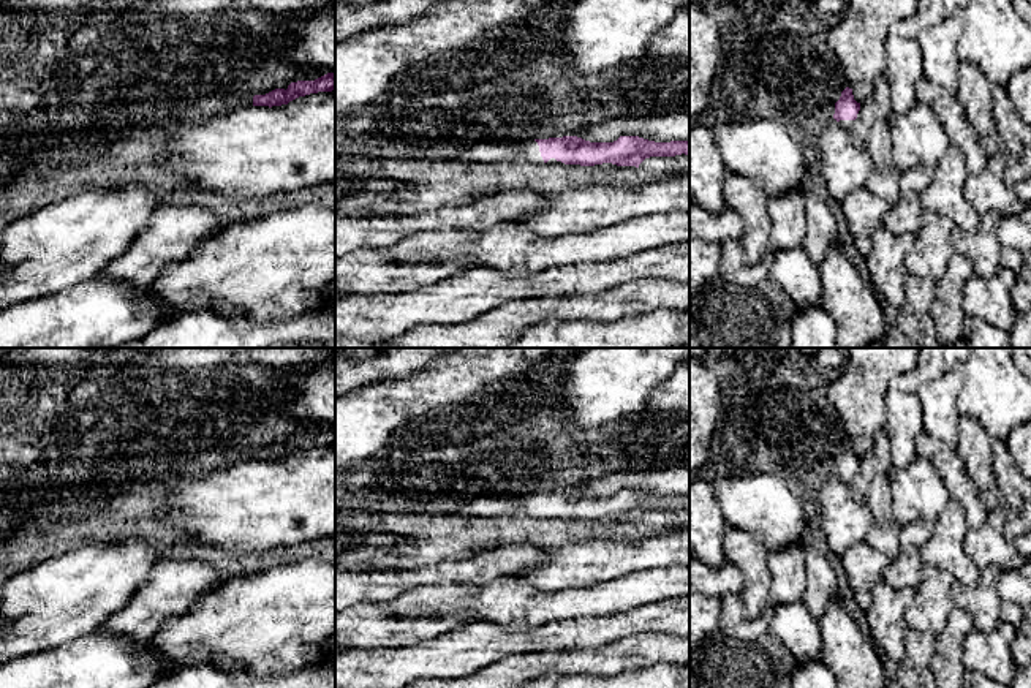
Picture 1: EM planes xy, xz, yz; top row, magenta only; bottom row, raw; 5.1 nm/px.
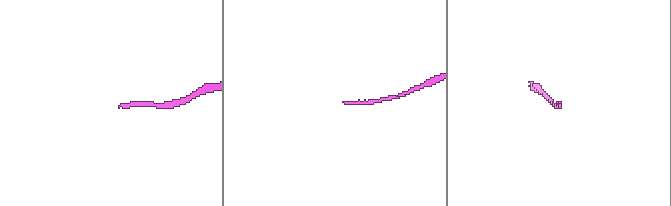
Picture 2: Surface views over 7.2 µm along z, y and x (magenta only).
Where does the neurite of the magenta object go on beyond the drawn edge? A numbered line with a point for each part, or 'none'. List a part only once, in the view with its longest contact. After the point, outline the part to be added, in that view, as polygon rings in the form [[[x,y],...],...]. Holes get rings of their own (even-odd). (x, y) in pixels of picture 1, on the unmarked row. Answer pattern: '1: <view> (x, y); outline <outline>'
1: xz (487, 506); outline [[[533,493],[523,497],[476,497],[470,501],[455,505],[454,511],[459,514],[482,517],[500,517],[511,514],[544,517],[539,500]]]

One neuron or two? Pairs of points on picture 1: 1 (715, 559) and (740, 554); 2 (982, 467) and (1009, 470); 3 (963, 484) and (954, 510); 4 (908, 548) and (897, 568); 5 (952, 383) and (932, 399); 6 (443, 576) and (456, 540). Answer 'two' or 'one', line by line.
1: two
2: two
3: two
4: one
5: one
6: two

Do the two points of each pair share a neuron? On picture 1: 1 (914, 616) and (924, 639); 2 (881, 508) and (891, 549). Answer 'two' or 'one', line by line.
1: two
2: one

